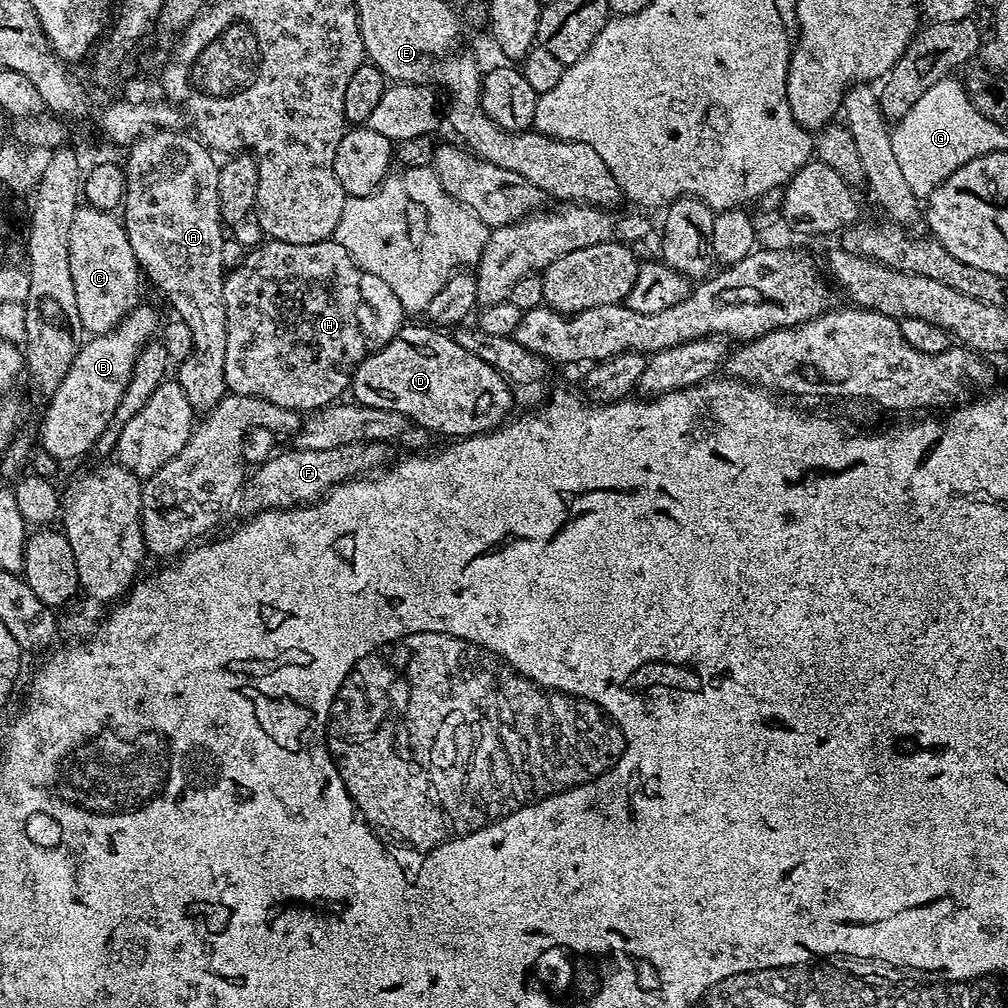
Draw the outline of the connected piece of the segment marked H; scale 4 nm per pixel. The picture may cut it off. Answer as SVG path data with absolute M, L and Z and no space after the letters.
M329 238L313 244L291 244L281 240L269 239L268 244L260 244L253 252L244 256L244 261L236 269L229 271L224 278L224 305L226 306L226 378L228 392L233 396L253 396L266 402L274 402L274 406L286 406L301 414L312 414L317 410L335 405L340 396L349 391L352 374L356 367L370 354L382 350L405 327L406 313L398 294L378 278L378 274L370 274L359 268L354 258L335 238Z

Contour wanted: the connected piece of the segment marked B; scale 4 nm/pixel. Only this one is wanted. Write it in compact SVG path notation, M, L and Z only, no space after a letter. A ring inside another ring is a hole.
M137 303L114 330L93 335L81 343L70 370L66 370L66 378L62 378L58 390L47 401L39 447L55 460L76 460L91 453L100 435L111 424L112 415L118 410L118 402L132 377L136 355L158 332L156 312L144 303Z

